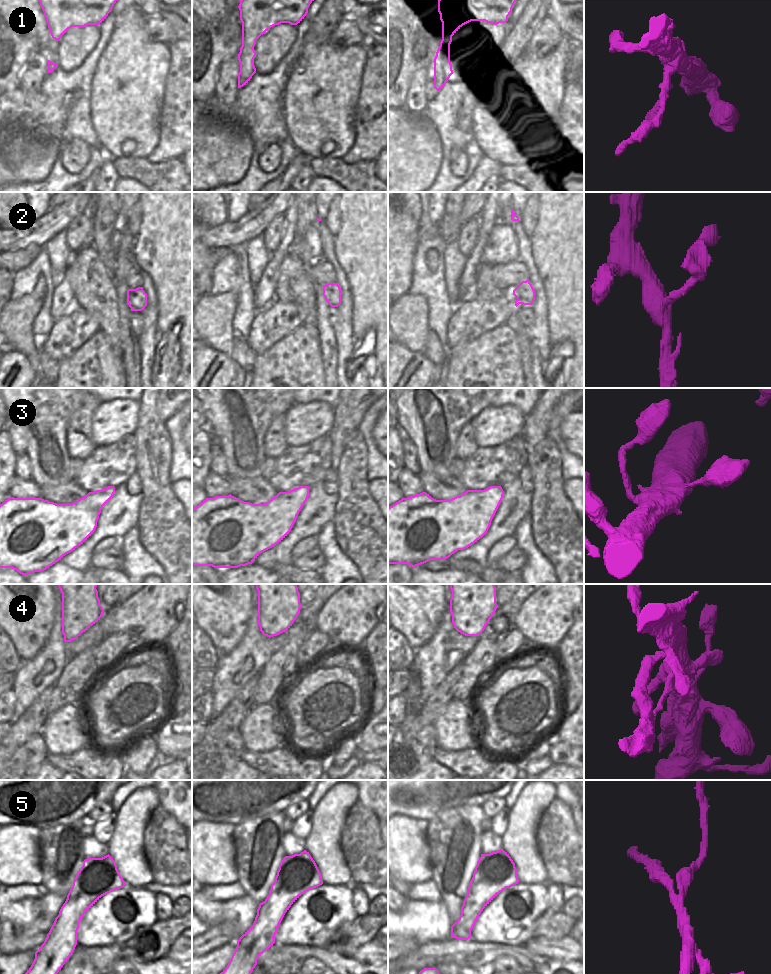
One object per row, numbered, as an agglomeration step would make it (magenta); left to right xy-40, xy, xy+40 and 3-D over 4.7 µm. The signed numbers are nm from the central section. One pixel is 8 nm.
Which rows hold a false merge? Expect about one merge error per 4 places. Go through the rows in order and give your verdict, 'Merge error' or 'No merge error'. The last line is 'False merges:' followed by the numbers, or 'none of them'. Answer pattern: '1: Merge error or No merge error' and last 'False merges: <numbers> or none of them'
1: No merge error
2: Merge error
3: No merge error
4: No merge error
5: Merge error
False merges: 2, 5.

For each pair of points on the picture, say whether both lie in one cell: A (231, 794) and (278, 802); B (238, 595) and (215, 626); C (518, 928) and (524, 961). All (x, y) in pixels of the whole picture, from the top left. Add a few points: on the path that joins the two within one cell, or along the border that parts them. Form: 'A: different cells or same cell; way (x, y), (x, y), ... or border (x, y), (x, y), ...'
A: same cell; way (243, 794), (266, 794)
B: same cell; way (230, 603), (223, 610), (223, 618)
C: different cells; border (498, 943), (522, 946)

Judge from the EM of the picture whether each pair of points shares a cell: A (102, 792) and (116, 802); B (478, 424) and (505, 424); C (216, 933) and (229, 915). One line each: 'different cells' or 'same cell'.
A: different cells
B: same cell
C: different cells

